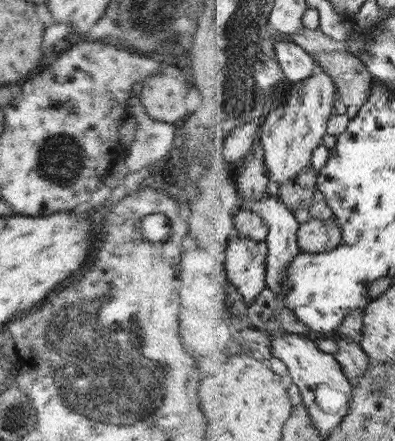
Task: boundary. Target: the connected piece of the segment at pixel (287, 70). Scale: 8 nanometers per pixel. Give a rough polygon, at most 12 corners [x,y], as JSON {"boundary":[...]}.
{"boundary":[[290,35],[276,39],[284,76],[312,78],[316,59]]}

